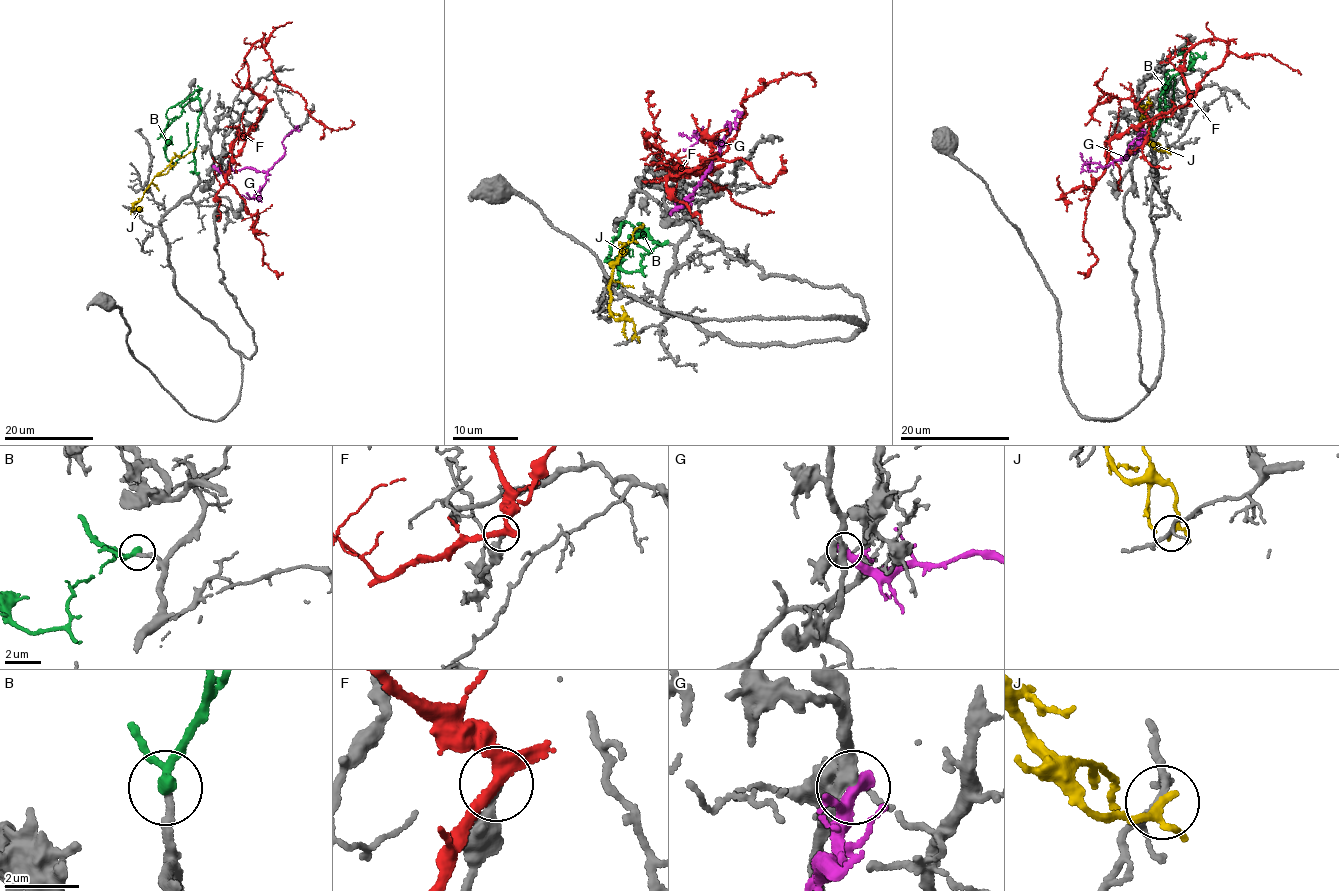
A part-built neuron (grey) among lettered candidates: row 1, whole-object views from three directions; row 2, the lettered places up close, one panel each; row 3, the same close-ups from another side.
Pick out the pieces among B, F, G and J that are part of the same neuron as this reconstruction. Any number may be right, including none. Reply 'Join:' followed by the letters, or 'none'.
Join: B

